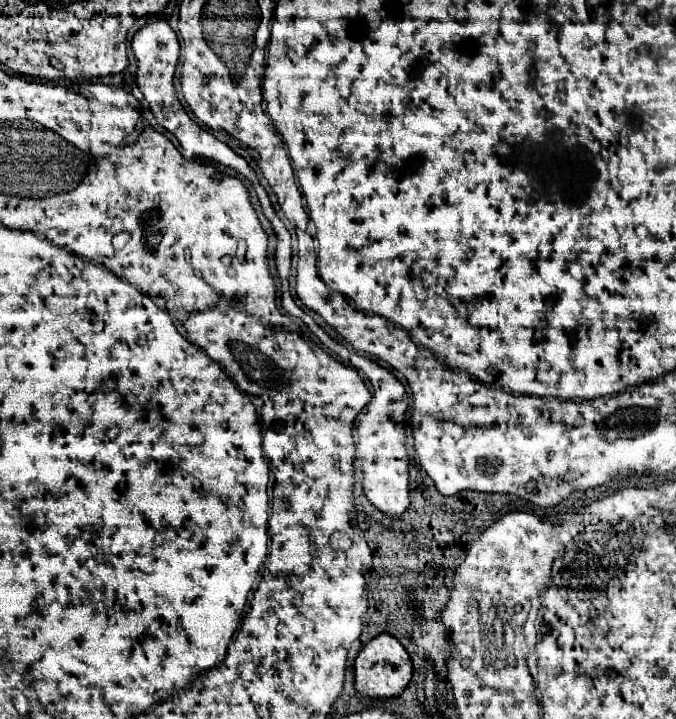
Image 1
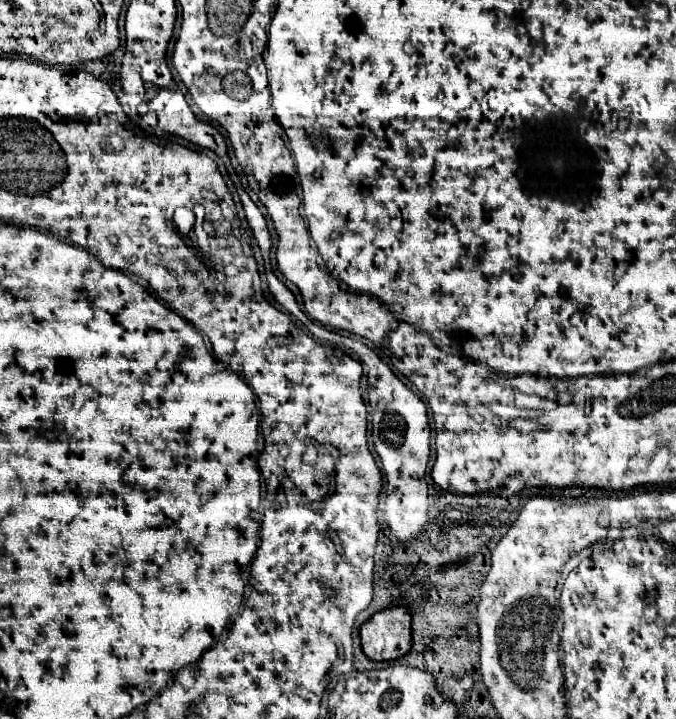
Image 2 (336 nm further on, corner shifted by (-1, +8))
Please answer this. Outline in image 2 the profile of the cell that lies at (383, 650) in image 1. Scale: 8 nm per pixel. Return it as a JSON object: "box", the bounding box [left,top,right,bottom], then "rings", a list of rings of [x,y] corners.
{"box":[361,606,411,660],"rings":[[[393,606],[377,612],[361,626],[361,646],[369,660],[397,660],[411,650],[411,616],[407,608]]]}

